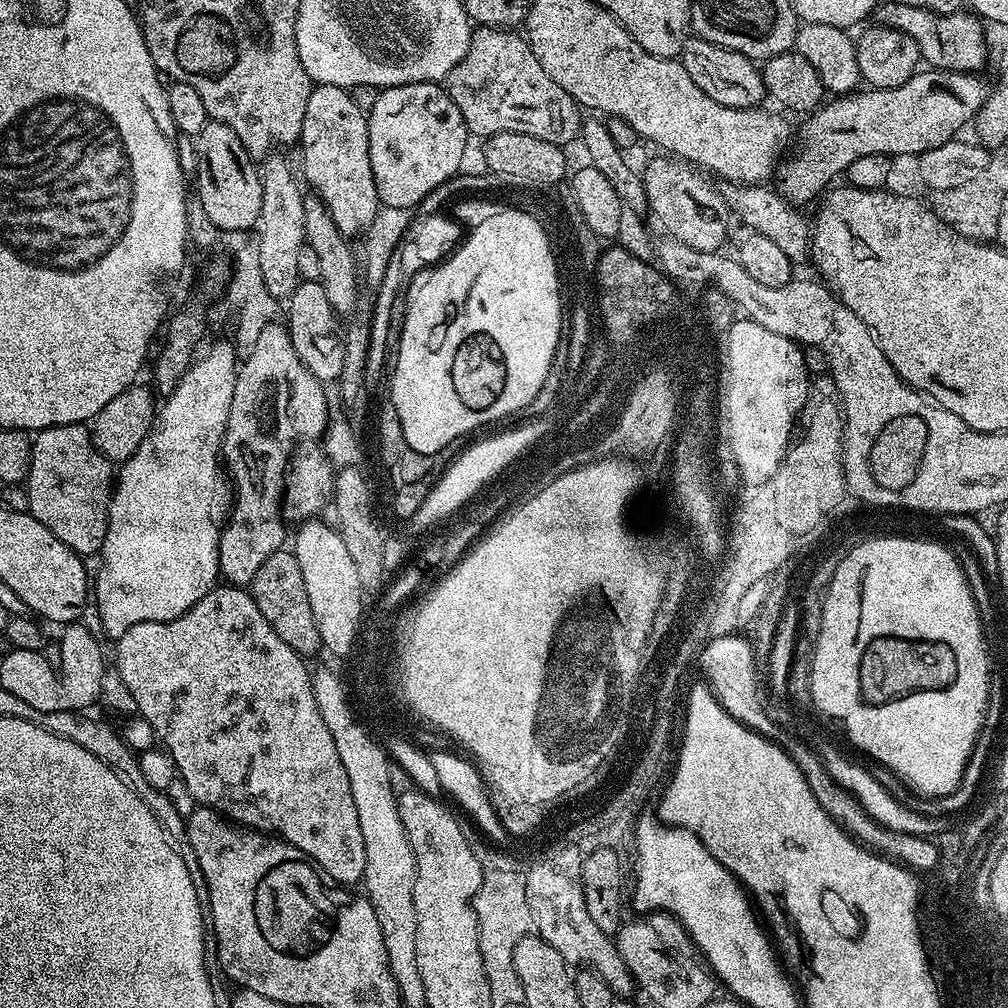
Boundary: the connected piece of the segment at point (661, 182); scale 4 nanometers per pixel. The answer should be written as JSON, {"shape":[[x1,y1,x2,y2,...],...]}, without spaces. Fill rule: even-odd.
{"shape":[[664,158,668,160,652,160,642,168,642,177,645,194,648,199,647,211,656,215,656,220,665,228,669,237,686,242,694,250,715,252,721,247,724,235,728,232,728,216,730,209,722,195,721,189,711,184,713,181,701,169,679,159]]}

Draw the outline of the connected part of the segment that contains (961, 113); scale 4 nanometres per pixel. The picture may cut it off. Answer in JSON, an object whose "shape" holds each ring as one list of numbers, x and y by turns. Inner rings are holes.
{"shape":[[917,70,902,86,869,87,837,95,821,104,801,126,796,153,779,165,780,195,794,205,805,206,812,199,815,201,839,172,847,173,850,162,866,158,866,154,920,156,957,139,986,102,990,84,974,72,924,71]]}

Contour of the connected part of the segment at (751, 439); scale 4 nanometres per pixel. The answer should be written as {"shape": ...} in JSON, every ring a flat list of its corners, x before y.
{"shape":[[736,324,722,346,722,402,724,404,724,424,719,435,728,439,728,444,736,448,735,471,748,480,759,482,764,476,773,476,788,453,788,445,794,436,794,425,798,414,804,409,810,387,810,373,804,361,804,348,797,341,782,338,774,330,757,324]]}

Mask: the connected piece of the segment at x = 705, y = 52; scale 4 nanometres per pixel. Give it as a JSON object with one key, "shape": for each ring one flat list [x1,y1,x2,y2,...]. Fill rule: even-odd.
{"shape":[[692,36,684,42,680,61,695,86,709,95,714,102,731,108,753,108,761,105,764,102,762,100,767,97,763,73,748,56]]}

